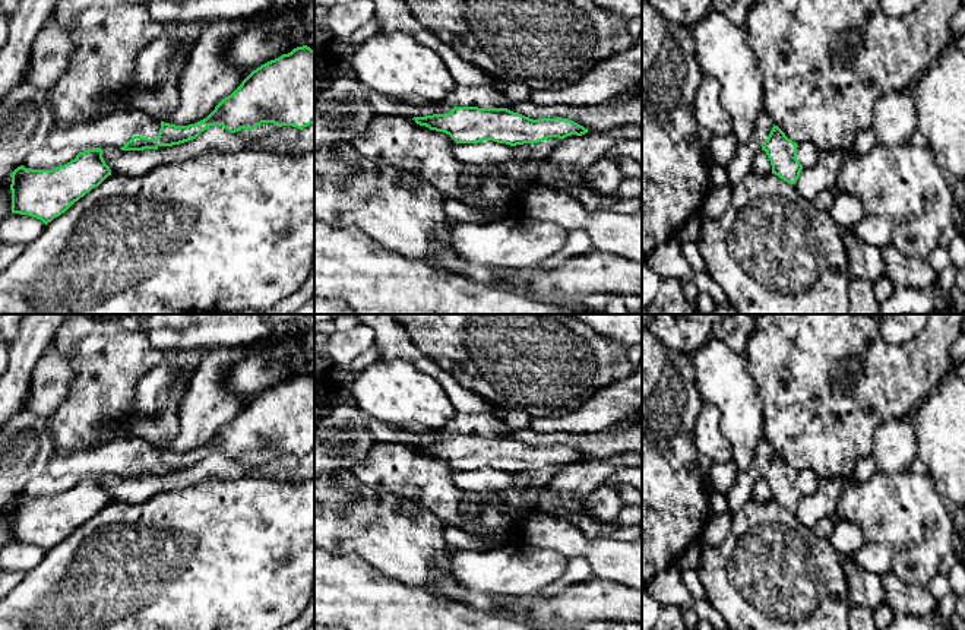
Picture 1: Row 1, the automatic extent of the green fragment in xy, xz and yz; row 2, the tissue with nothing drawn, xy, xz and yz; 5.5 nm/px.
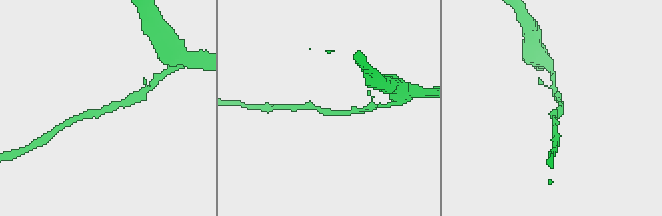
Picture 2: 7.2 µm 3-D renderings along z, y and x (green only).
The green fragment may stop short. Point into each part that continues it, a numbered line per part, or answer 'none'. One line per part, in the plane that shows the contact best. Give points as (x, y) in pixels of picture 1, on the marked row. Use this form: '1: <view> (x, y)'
1: xy (114, 130)

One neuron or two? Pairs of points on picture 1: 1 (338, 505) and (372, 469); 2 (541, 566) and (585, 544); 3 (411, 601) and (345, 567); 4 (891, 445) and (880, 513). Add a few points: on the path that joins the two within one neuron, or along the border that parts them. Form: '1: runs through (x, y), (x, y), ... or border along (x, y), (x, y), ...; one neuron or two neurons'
1: border along (348, 468), (364, 484), (392, 490); two neurons
2: border along (530, 545), (559, 551), (568, 560); two neurons
3: runs through (395, 601), (379, 601), (361, 583); one neuron
4: border along (878, 469), (883, 472), (907, 472); two neurons

